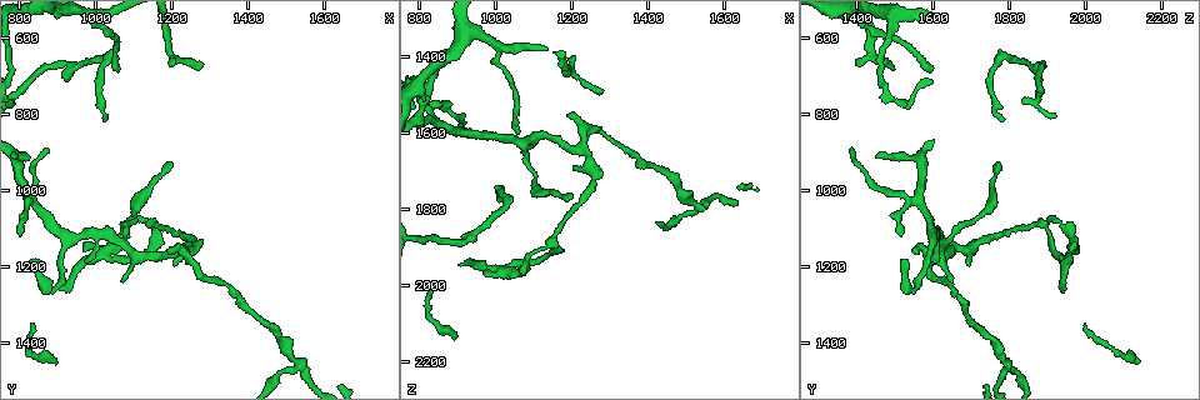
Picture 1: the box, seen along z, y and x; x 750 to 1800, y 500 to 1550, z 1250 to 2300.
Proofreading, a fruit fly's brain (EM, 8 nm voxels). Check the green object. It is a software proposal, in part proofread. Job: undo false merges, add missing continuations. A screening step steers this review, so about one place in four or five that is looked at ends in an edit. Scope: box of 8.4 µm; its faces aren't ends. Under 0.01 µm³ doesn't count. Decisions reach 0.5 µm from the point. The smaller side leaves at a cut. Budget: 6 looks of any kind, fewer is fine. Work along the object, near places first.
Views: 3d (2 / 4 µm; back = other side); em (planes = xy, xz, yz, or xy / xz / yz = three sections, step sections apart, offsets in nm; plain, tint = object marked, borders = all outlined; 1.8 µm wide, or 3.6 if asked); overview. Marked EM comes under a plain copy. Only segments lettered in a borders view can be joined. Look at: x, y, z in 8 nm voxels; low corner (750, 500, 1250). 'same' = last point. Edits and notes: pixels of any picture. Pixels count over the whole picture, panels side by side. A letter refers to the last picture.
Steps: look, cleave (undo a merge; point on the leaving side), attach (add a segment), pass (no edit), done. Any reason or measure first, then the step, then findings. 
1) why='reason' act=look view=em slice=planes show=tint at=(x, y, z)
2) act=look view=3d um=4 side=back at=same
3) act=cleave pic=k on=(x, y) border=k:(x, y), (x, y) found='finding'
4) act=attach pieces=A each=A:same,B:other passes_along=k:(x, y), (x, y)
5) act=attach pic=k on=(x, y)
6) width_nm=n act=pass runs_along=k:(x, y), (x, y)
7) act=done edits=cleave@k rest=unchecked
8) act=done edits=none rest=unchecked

why='thin end' act=look view=em slice=planes show=borders at=(1205, 935, 1760)

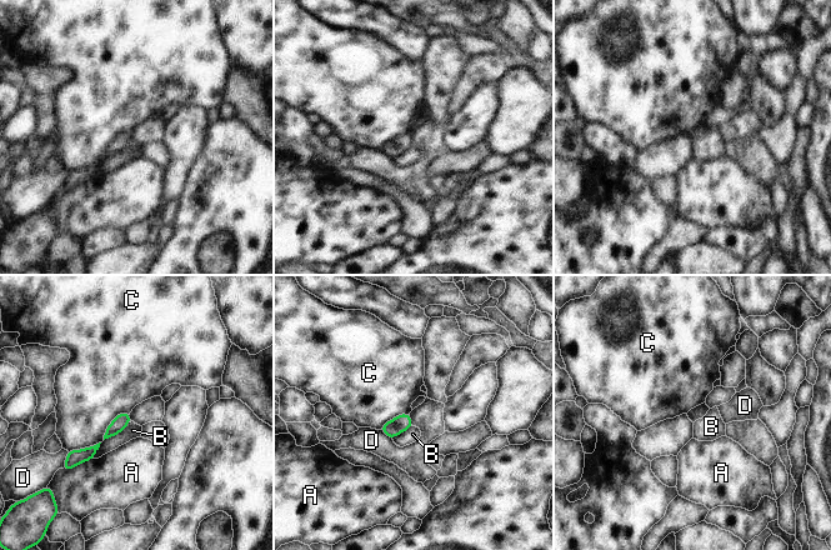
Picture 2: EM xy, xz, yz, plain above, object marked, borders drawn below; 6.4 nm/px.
act=pass each=A:other,B:other,C:other,D:other border=2:(68, 451), (63, 465) found='none of them fits'

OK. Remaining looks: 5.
why='sharp bend' act=look view=em slice=planes show=borders at=(1225, 1160, 1635)

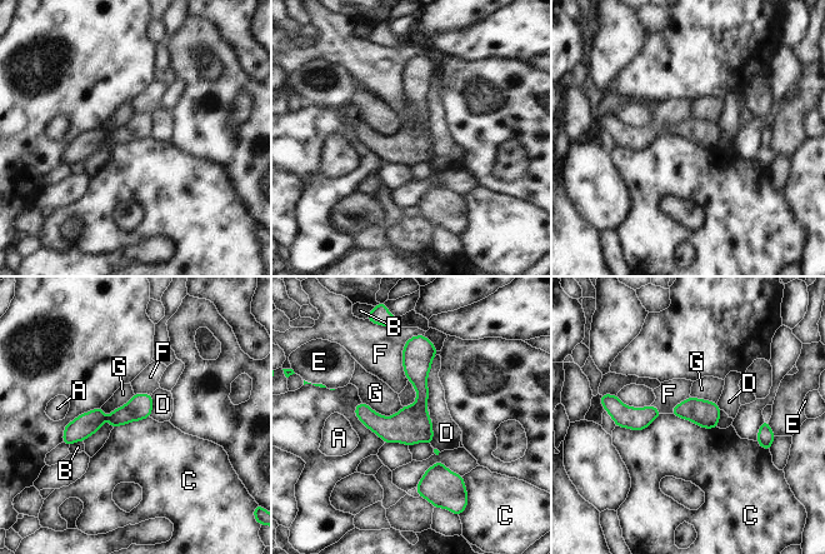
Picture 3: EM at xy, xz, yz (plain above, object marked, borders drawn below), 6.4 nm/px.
act=pass each=A:other,B:other,C:other,D:other,E:other,F:other,G:other border=3:(671, 413), (705, 428), (716, 427) found='continuous, no second cell'

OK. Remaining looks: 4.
why='branch stops here' act=look view=em slice=yz step=8 show=borders at=(1205, 670, 1395)

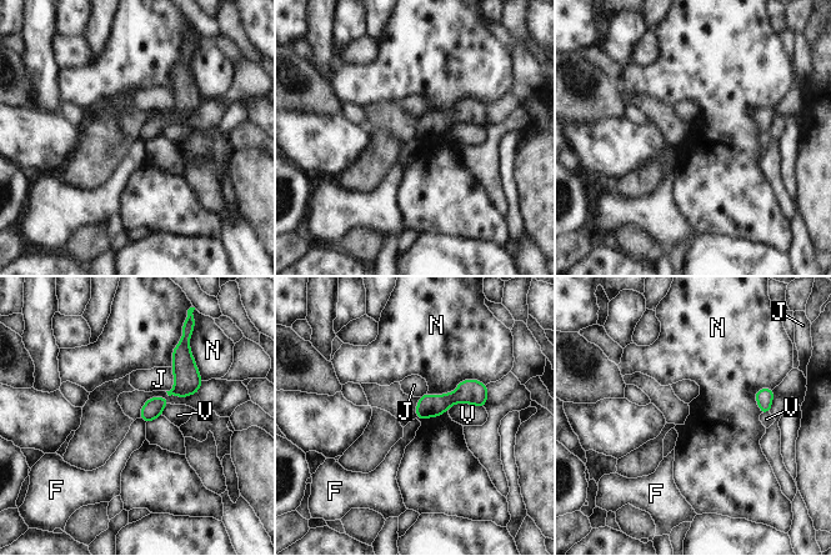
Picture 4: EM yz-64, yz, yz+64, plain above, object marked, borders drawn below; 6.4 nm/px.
why='cut it another way' act=look view=em slice=planes show=borders at=same

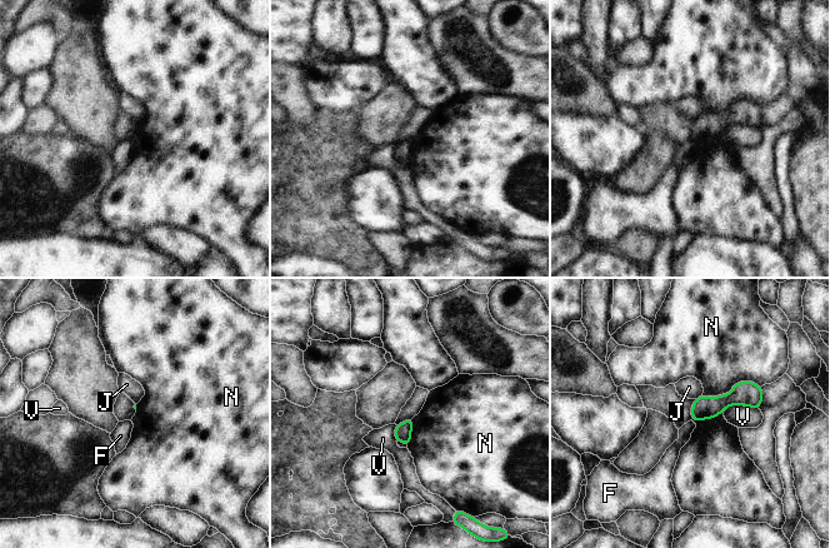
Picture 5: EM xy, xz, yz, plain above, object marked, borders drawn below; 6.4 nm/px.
act=pass each=F:other,J:other,N:other,V:other runs_along=5:(759, 390), (703, 408), (694, 417) found='none of them fits'

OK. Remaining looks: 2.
act=done edits=none rest=unchecked

